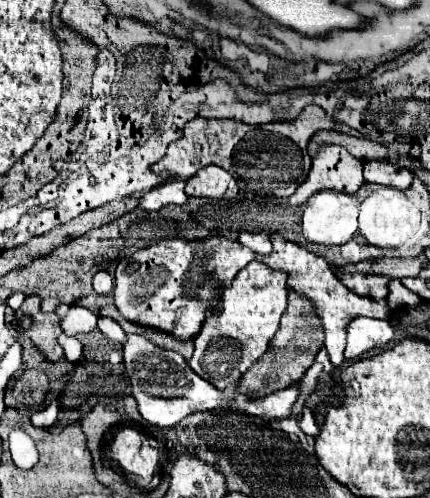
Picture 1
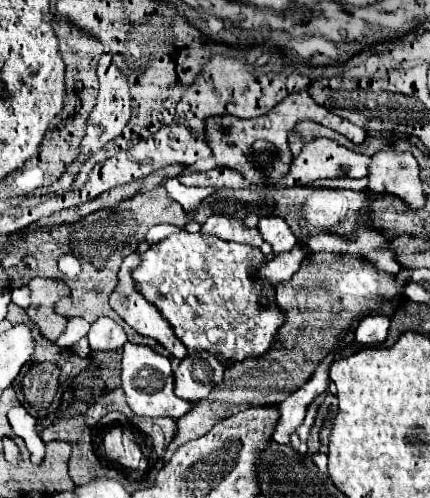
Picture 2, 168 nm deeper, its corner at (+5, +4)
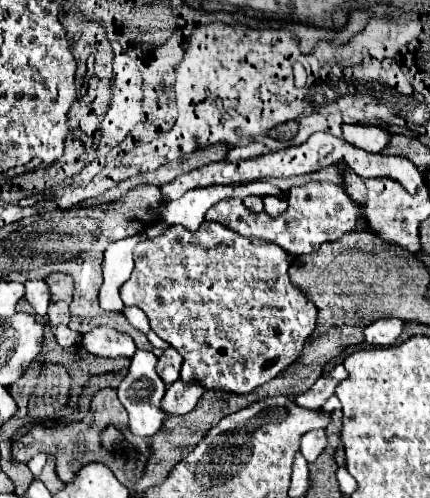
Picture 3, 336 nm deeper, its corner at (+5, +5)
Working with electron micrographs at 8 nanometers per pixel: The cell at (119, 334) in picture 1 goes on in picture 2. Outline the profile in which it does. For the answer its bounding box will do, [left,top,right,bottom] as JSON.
[88,317,126,351]

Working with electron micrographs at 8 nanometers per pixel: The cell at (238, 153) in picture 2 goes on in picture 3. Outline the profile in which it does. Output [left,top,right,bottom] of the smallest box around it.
[342,124,388,152]

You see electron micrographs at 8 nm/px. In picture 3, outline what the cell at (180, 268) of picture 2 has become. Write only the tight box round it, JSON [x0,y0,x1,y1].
[120,222,316,394]

